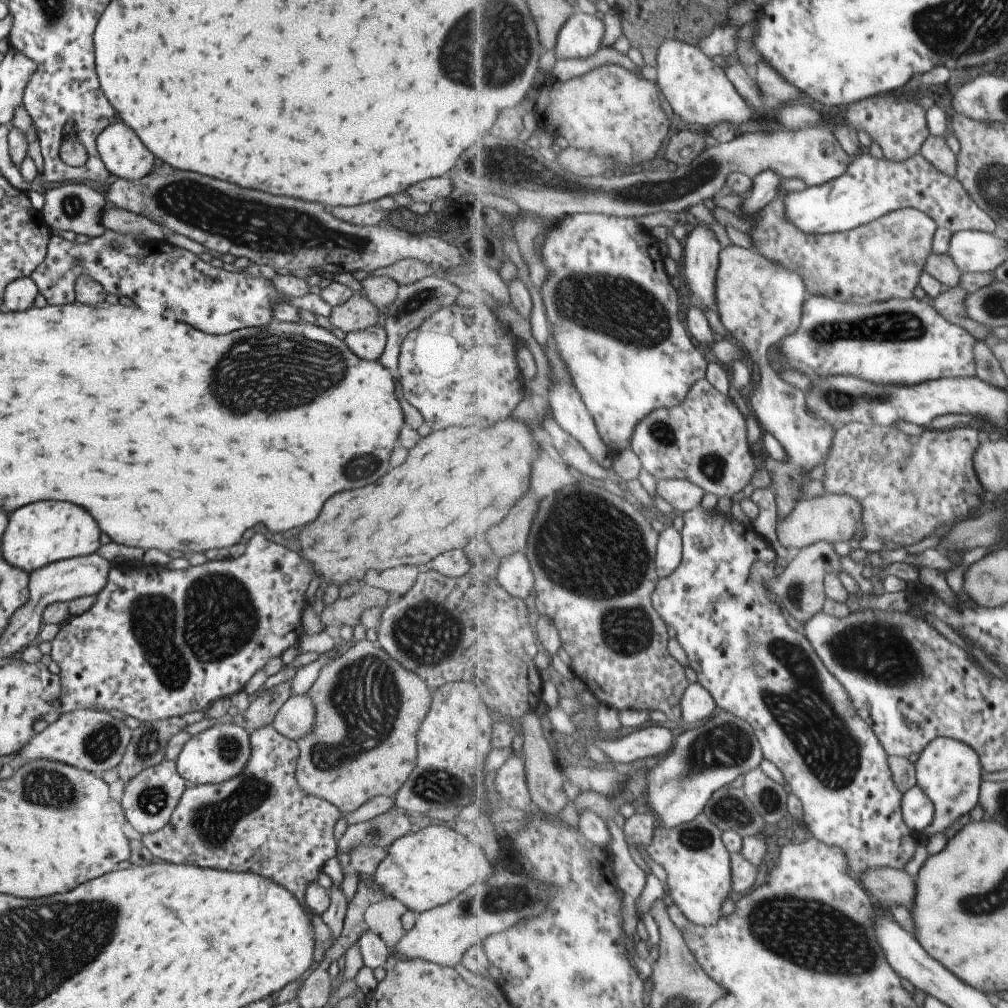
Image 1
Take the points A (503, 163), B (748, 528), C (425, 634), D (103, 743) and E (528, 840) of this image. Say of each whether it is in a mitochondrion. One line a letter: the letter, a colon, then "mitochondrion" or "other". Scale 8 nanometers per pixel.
A: mitochondrion
B: other
C: mitochondrion
D: mitochondrion
E: other

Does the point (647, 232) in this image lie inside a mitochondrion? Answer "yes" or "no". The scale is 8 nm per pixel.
no

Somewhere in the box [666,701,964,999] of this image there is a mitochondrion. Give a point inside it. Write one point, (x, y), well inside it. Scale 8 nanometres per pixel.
(815, 934)

